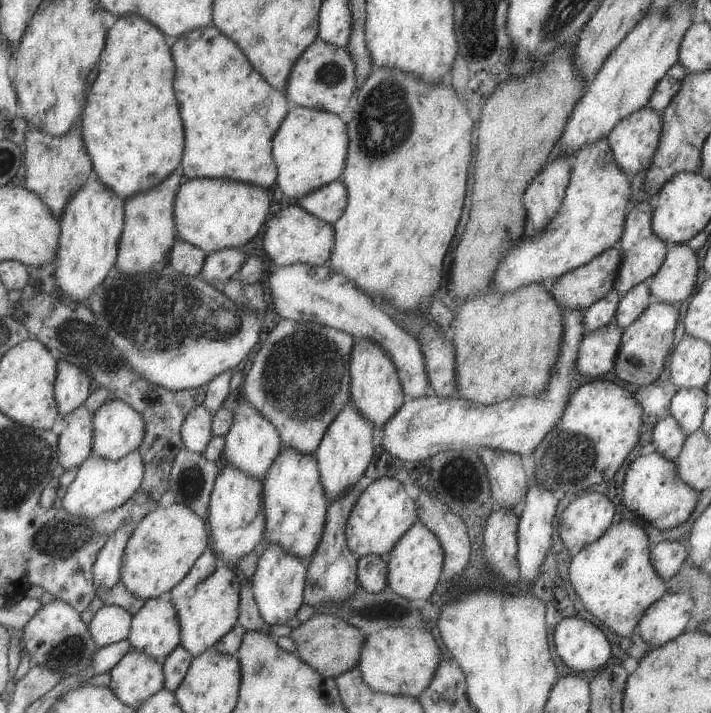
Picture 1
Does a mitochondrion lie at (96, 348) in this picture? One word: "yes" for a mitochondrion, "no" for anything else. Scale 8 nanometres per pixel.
yes

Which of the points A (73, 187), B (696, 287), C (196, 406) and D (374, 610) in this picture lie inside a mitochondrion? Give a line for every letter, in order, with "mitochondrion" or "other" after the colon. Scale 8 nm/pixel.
A: other
B: other
C: other
D: mitochondrion

